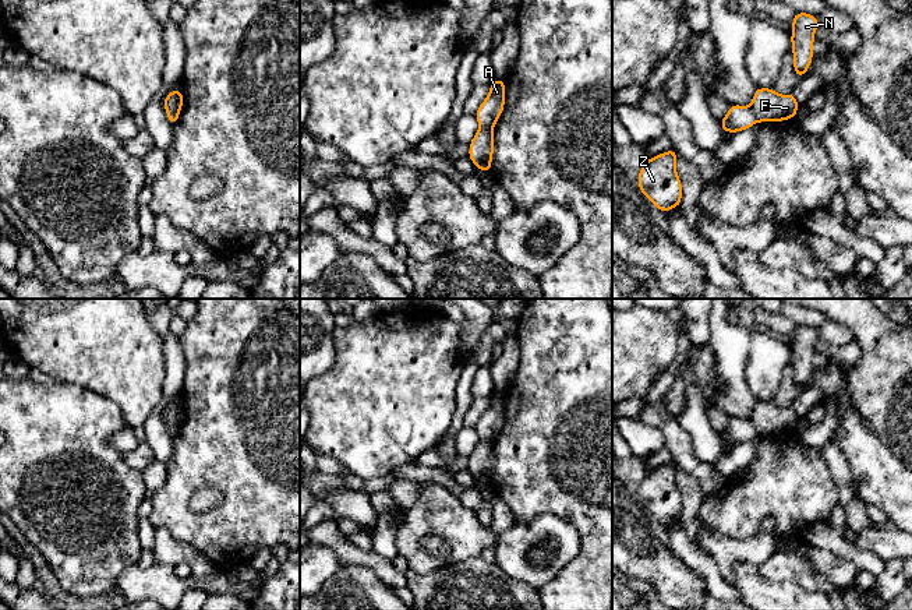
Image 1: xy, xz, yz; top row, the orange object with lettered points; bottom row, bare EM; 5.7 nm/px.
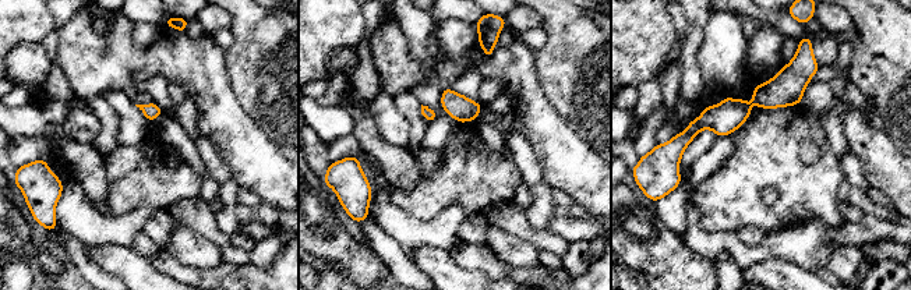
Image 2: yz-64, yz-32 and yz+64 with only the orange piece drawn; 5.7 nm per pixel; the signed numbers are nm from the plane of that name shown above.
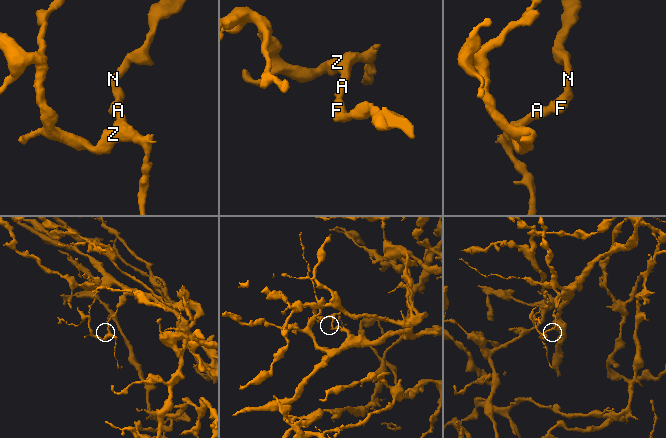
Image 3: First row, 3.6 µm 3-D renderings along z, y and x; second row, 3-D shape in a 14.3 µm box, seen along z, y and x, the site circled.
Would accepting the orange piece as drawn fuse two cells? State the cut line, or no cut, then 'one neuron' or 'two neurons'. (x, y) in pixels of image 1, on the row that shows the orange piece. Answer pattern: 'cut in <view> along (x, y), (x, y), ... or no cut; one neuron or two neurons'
cut in yz along (749, 106), (759, 120); two neurons

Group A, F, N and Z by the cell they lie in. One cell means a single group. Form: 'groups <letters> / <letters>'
groups A Z / F N

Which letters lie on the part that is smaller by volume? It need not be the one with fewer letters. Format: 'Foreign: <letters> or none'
Foreign: A, Z

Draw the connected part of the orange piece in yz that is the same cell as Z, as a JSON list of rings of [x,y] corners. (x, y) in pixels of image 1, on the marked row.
[[[672,148],[646,161],[637,174],[639,190],[653,205],[668,212],[671,208],[681,207],[682,181],[676,173],[678,154]]]

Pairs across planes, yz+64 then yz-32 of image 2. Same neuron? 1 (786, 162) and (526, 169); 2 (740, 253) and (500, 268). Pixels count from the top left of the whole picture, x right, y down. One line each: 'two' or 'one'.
1: two
2: one

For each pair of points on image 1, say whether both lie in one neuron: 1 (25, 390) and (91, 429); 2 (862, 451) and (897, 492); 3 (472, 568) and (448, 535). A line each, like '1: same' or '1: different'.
1: same
2: same
3: different

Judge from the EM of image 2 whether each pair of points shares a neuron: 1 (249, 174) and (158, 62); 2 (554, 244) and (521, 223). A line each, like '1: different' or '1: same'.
1: same
2: same

